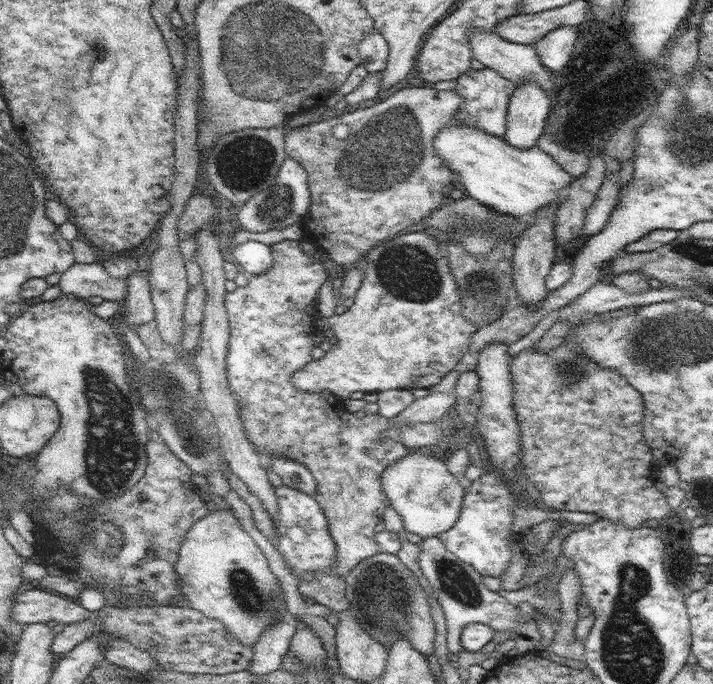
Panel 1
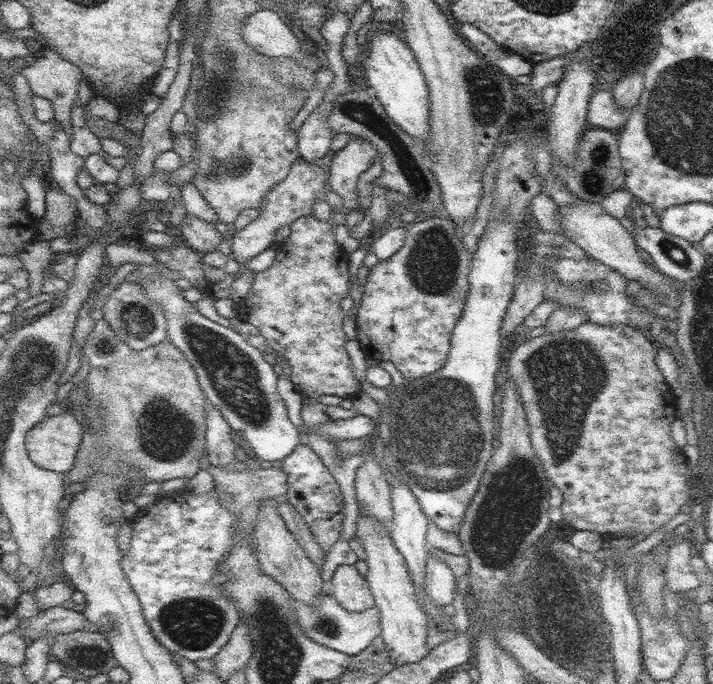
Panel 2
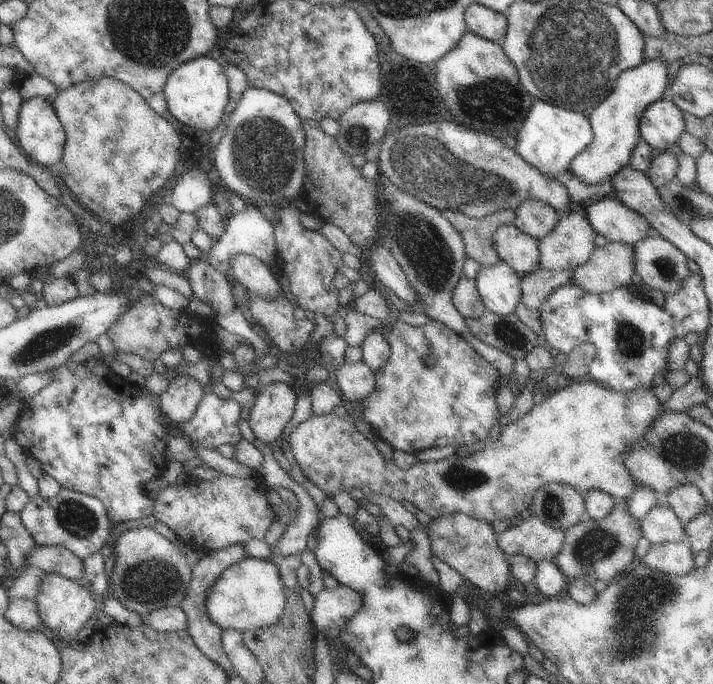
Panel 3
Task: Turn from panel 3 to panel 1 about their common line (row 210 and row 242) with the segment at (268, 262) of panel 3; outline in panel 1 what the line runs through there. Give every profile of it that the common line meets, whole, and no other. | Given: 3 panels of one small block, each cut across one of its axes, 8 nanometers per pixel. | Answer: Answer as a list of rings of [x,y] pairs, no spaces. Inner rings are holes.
[[[256,240],[235,245],[233,254],[249,276],[268,271],[273,263],[271,246]]]

